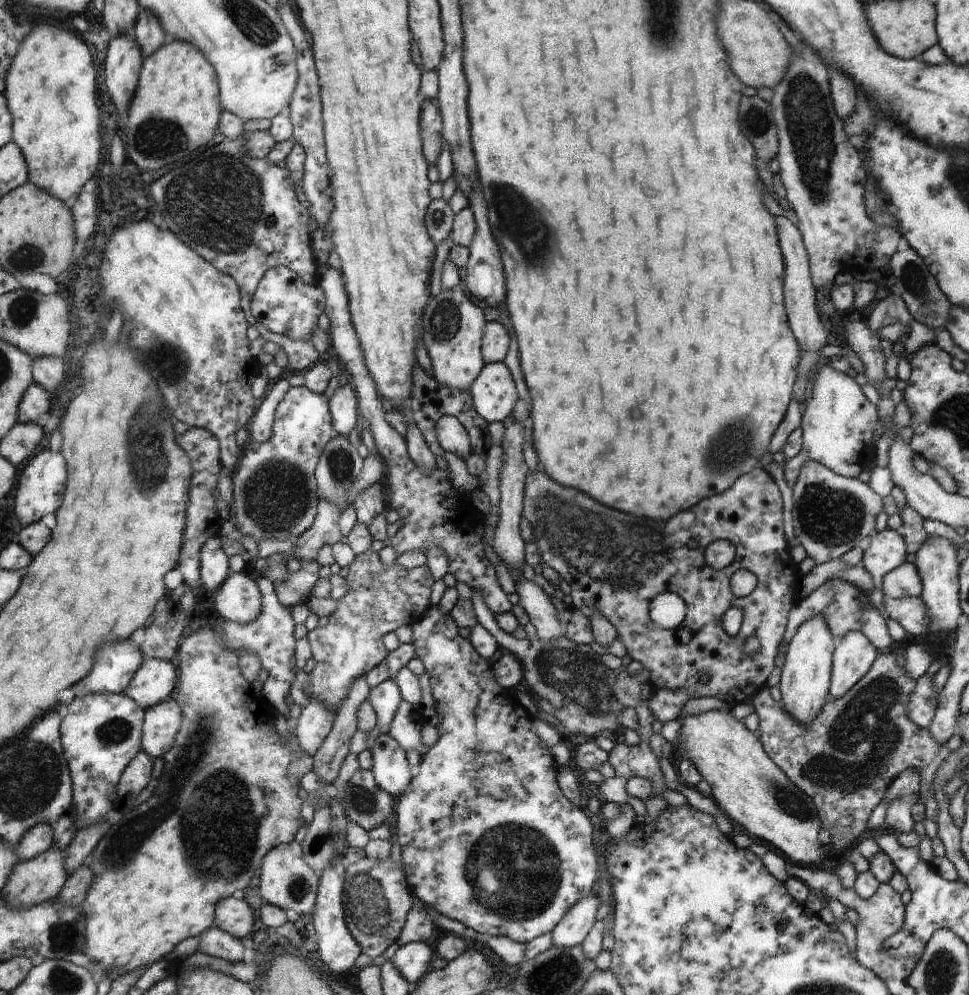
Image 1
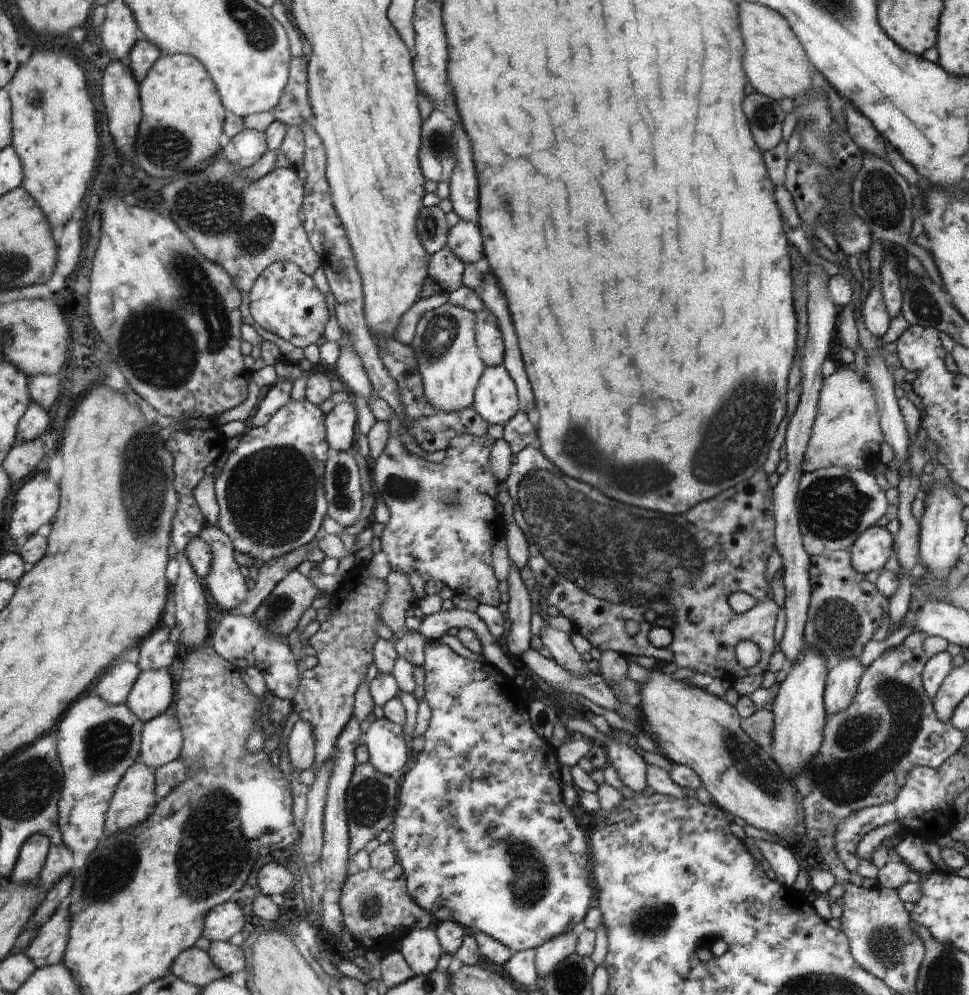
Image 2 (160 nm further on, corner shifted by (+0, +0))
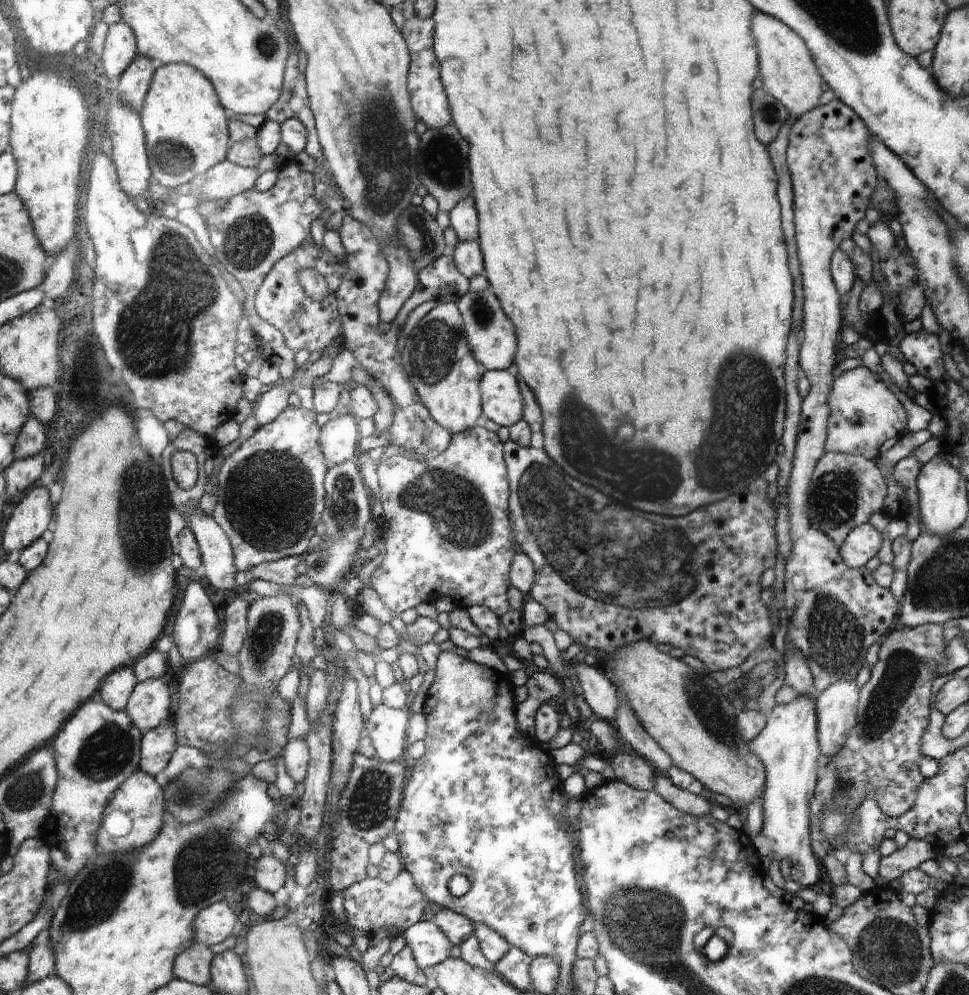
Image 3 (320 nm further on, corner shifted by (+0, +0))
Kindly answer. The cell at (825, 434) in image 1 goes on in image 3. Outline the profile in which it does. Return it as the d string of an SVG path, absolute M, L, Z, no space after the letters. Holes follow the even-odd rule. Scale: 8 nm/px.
M861 366L844 371L833 382L829 400L832 415L829 416L829 432L825 450L860 455L868 460L879 458L880 446L889 438L896 438L908 429L906 409L886 383L876 373Z

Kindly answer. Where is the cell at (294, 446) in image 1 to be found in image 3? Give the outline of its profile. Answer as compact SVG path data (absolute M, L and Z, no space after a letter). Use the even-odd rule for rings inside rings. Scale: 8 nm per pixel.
M288 405L272 422L259 426L252 437L223 460L218 485L213 488L217 504L212 518L229 536L238 571L284 557L302 557L308 550L314 528L325 510L324 474L328 474L330 467L318 436L321 434L316 424L316 411Z

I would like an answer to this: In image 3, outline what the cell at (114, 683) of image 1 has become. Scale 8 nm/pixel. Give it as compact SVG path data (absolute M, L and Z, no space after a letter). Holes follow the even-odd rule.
M132 667L119 668L105 680L97 700L107 704L111 709L124 711L137 682Z

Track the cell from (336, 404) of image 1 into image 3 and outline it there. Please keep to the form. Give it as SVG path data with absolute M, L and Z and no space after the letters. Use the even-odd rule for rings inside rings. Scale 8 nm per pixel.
M338 415L322 426L321 448L328 465L350 461L358 454L360 440L357 419L352 415Z

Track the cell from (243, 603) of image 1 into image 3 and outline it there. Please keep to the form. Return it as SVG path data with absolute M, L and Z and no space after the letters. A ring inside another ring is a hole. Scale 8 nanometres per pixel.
M194 509L186 518L189 529L196 537L205 577L208 582L230 597L236 588L235 556L229 536L211 515L202 509Z

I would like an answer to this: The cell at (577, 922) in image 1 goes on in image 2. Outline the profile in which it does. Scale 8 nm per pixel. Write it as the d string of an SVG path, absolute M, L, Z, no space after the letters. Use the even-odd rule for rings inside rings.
M579 924L573 931L557 936L535 950L540 979L548 977L564 957L575 952L578 937L584 929L584 924Z

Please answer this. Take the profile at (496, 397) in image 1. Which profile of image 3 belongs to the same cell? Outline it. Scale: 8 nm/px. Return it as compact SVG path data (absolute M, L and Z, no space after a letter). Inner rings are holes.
M508 369L486 371L480 382L485 414L504 432L524 418L525 401L520 379Z

